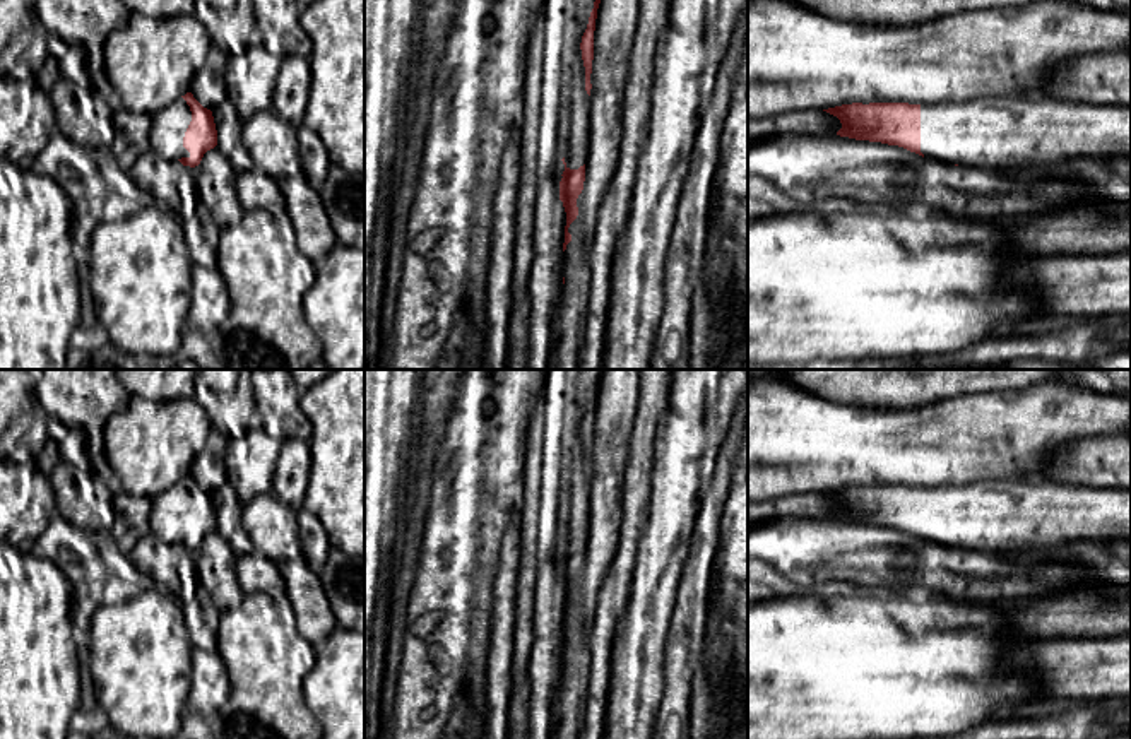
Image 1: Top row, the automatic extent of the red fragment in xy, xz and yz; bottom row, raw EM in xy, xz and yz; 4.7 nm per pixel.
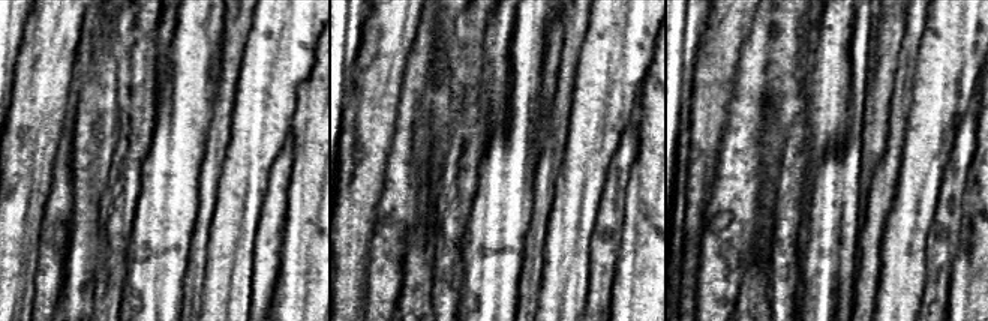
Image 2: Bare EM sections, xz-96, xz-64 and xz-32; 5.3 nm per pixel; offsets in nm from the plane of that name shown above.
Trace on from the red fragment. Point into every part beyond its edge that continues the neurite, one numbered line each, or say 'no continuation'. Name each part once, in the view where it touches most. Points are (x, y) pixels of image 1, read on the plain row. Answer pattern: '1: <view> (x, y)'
1: xz (544, 668)

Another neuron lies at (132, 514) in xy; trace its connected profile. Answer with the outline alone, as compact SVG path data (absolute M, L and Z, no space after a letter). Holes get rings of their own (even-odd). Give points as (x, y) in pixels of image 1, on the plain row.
M121 489L115 493L113 503L115 523L110 534L116 547L128 554L142 537L151 534L152 501Z

